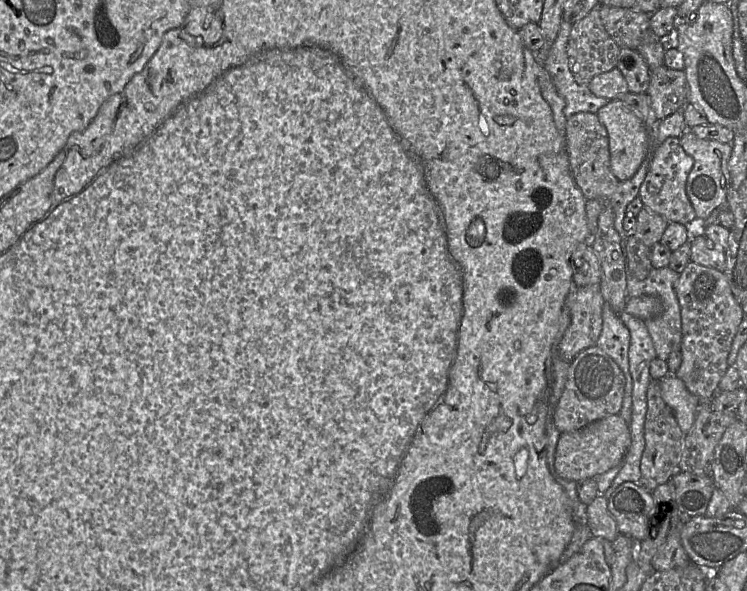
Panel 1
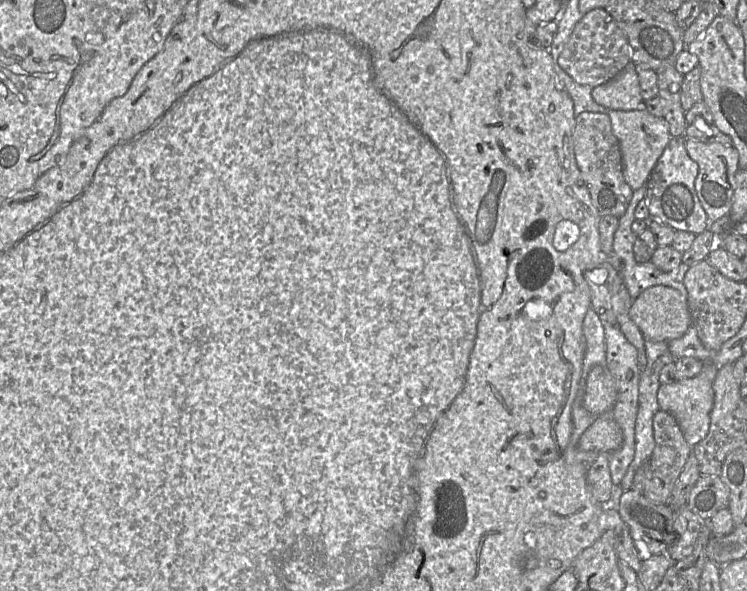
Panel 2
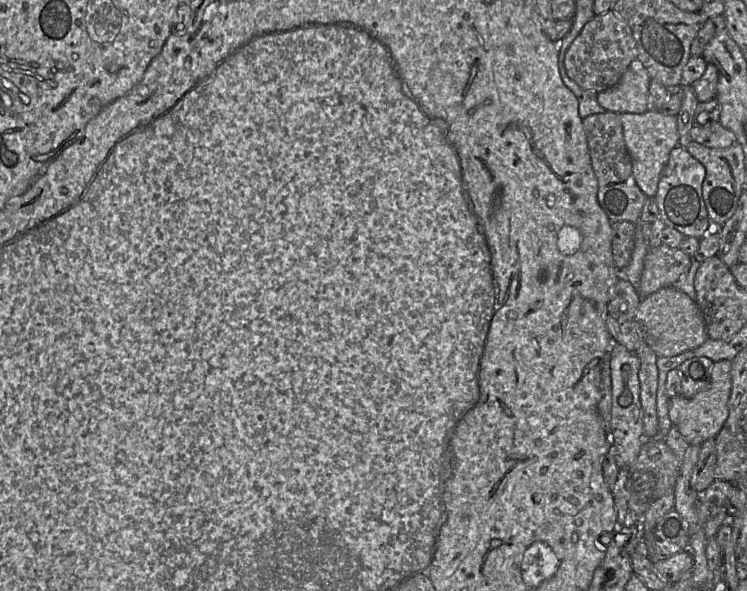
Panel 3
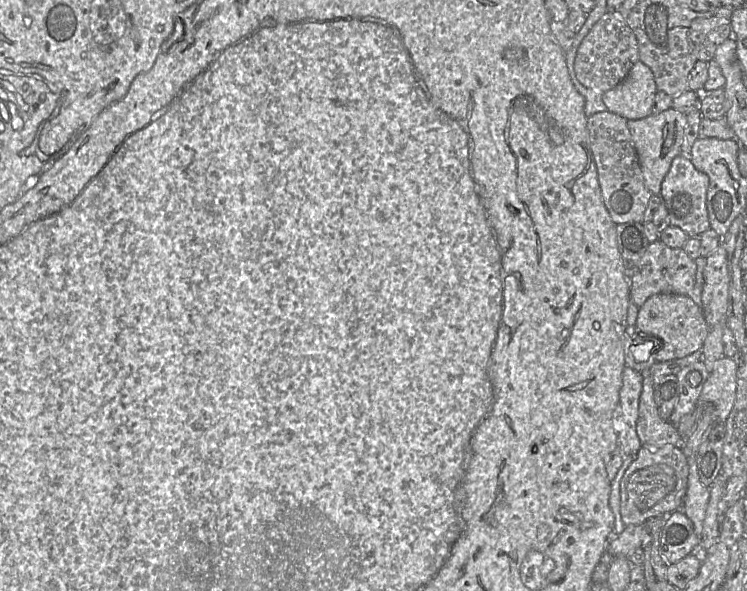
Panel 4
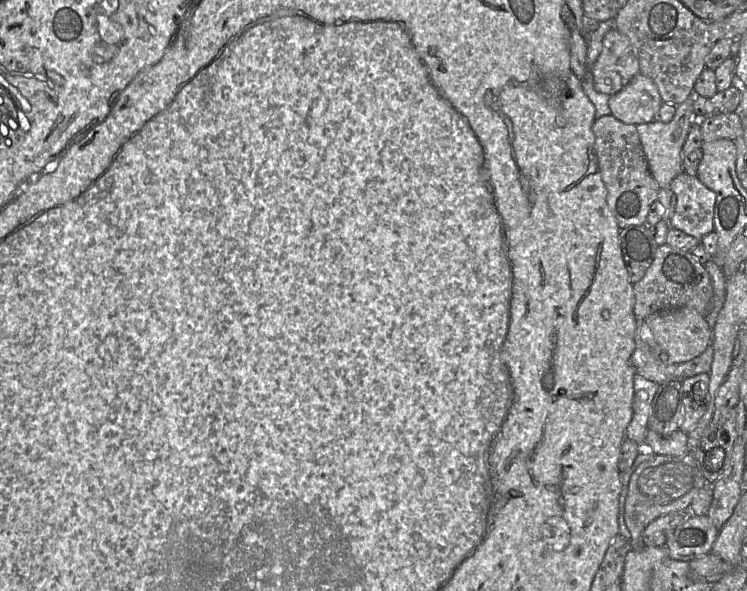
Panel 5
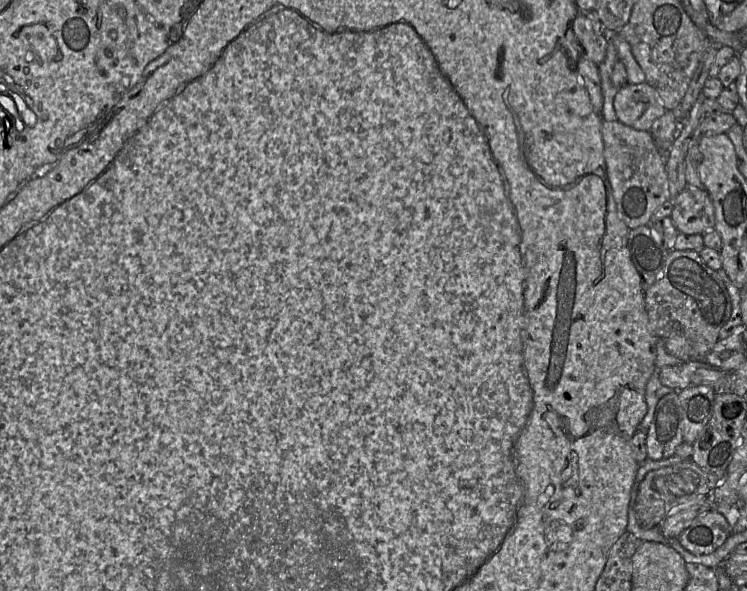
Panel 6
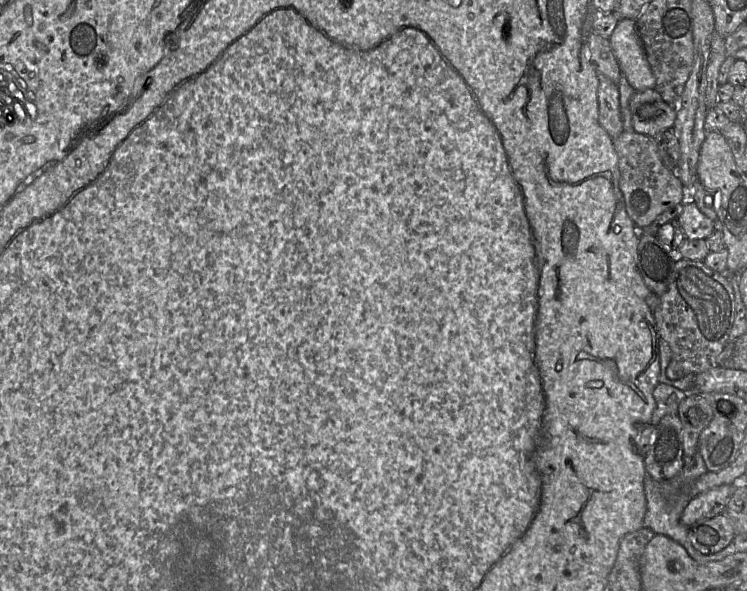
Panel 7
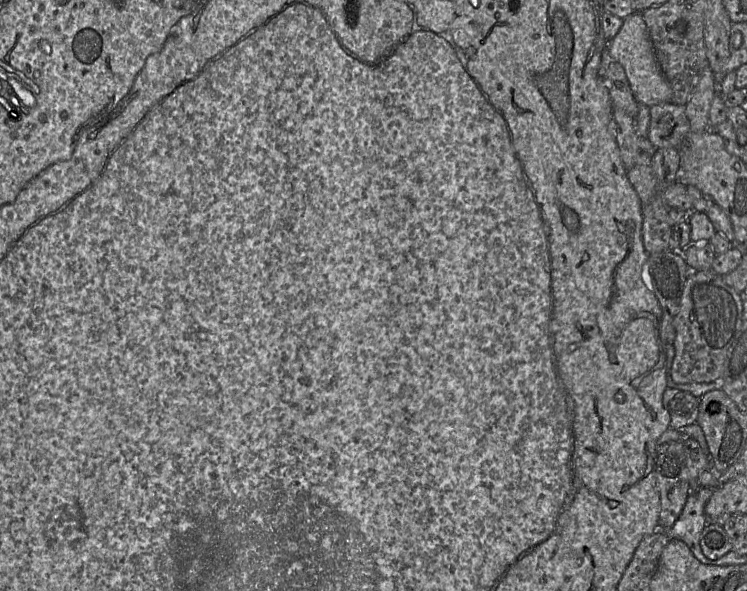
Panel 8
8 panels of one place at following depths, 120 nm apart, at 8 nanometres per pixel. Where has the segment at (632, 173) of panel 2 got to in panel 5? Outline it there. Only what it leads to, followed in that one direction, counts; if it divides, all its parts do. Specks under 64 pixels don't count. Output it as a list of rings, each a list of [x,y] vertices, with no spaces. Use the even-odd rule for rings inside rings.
[[[691,92],[685,101],[676,106],[675,115],[670,122],[652,121],[635,125],[650,172],[660,188],[669,187],[670,182],[683,171],[682,147],[693,125],[693,103],[694,96]]]

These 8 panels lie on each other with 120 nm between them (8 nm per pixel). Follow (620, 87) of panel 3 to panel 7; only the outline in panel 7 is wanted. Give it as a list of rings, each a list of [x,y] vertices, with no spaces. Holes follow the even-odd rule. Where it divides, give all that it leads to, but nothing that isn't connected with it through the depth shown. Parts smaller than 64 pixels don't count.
[[[655,89],[635,91],[630,98],[629,108],[632,128],[637,133],[654,138],[674,127],[676,110]]]

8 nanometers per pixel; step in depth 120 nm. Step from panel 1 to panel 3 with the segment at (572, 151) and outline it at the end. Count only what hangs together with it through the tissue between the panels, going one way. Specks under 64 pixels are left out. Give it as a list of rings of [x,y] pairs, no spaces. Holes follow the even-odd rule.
[[[606,111],[582,120],[594,173],[598,180],[598,203],[612,222],[640,220],[647,199],[635,182],[631,157],[626,148],[621,113]]]

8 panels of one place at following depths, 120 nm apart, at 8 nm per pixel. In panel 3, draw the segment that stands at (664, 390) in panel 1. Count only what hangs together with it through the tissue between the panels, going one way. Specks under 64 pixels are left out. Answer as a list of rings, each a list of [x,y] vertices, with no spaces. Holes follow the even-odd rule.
[[[731,361],[713,362],[709,387],[693,398],[681,395],[669,399],[669,417],[690,445],[702,445],[706,440],[715,438],[728,417],[728,401],[731,394]]]

